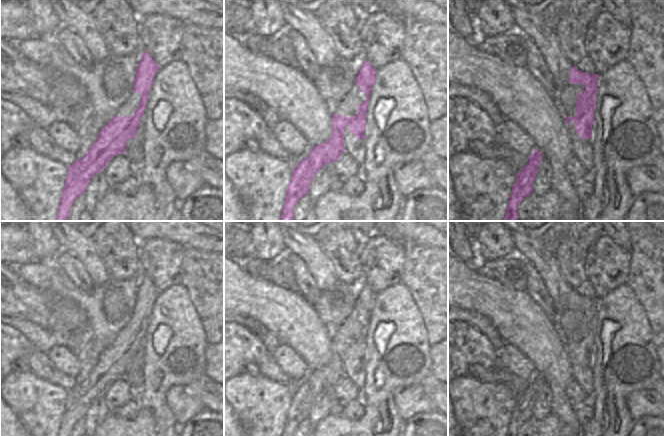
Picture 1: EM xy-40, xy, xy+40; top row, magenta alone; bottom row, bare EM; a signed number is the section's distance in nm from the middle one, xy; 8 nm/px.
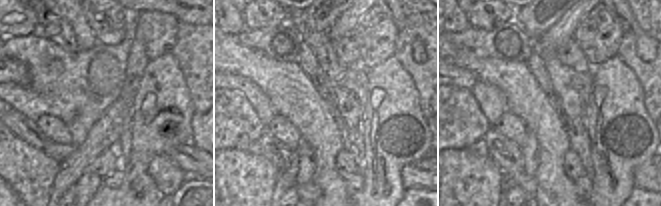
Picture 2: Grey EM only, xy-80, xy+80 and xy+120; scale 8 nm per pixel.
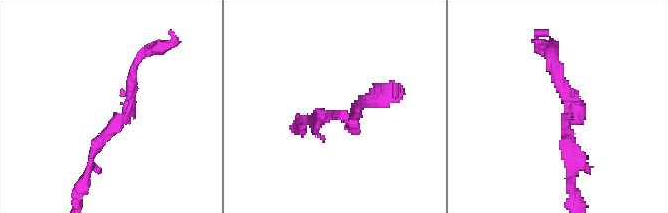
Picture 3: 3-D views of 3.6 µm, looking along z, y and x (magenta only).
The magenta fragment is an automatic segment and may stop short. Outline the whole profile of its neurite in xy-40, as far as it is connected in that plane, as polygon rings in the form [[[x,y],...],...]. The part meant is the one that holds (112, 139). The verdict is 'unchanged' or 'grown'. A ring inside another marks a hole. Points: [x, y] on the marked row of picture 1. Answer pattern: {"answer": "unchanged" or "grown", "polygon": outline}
{"answer": "unchanged", "polygon": [[[145,50],[136,69],[136,77],[134,79],[134,87],[132,92],[139,92],[142,99],[140,105],[136,109],[133,116],[114,116],[98,133],[96,141],[92,144],[86,155],[81,160],[76,160],[71,166],[68,166],[68,175],[66,183],[62,191],[60,205],[58,207],[58,215],[56,221],[68,221],[70,209],[74,201],[84,194],[92,177],[102,172],[104,167],[117,155],[124,154],[126,151],[126,143],[130,138],[136,139],[138,129],[140,127],[140,119],[144,116],[146,103],[150,95],[150,89],[154,81],[154,77],[159,69],[159,65],[154,61],[152,56]]]}

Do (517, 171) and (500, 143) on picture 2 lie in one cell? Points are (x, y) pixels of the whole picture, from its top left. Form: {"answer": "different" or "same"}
{"answer": "same"}

